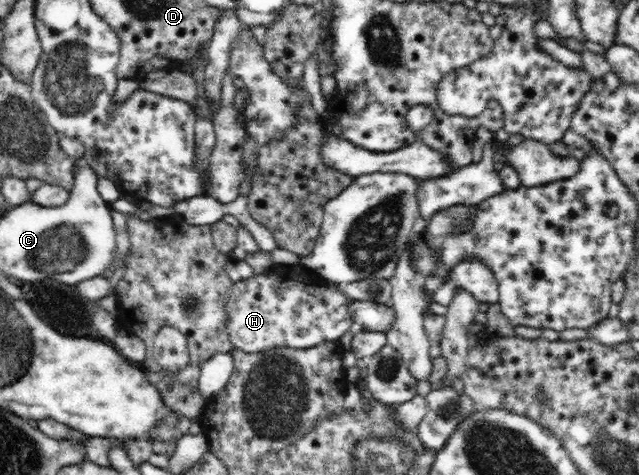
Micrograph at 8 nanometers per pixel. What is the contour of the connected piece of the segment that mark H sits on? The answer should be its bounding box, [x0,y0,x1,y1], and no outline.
[227,276,356,353]

